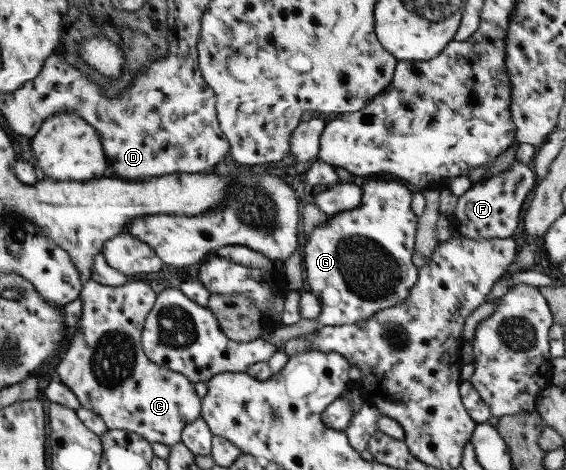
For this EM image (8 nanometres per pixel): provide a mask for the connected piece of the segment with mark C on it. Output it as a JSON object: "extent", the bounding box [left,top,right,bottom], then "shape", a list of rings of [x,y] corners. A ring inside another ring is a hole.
{"extent":[56,279,202,446],"shape":[[[93,279],[88,280],[79,295],[82,306],[79,323],[73,328],[65,354],[56,366],[56,373],[60,381],[76,394],[82,406],[104,420],[107,429],[131,431],[149,442],[171,446],[181,441],[181,433],[186,425],[201,417],[202,397],[198,397],[195,384],[185,375],[156,365],[143,352],[142,330],[156,298],[157,294],[146,281],[128,281],[114,287],[102,285]]]}

